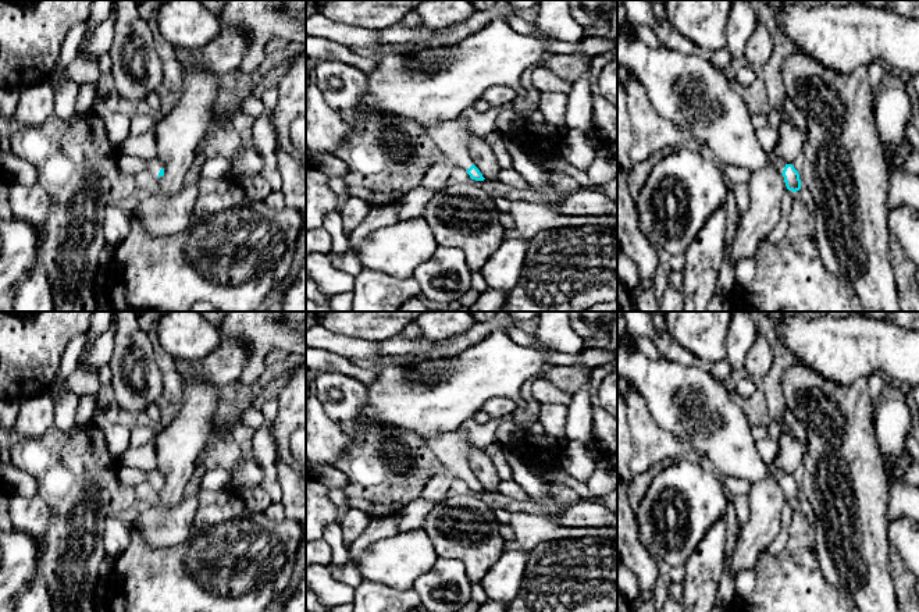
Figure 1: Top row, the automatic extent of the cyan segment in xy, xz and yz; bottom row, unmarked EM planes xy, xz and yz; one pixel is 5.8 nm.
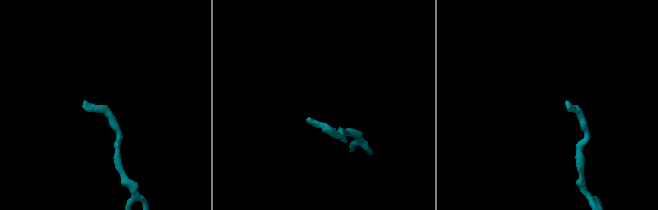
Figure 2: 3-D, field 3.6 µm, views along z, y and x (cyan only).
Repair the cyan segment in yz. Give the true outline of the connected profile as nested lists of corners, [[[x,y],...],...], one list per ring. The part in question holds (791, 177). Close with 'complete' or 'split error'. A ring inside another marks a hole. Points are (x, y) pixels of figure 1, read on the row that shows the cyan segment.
[[[624,21],[617,25],[617,65],[623,65],[628,74],[635,76],[645,89],[652,107],[660,117],[680,129],[687,131],[691,135],[692,146],[702,149],[720,166],[744,167],[751,172],[766,166],[773,166],[783,174],[788,191],[797,192],[801,189],[799,174],[794,166],[773,159],[761,146],[747,102],[731,88],[731,82],[727,79],[724,71],[717,70],[706,54],[684,54],[667,47],[651,47],[635,38],[631,32],[631,25],[628,21]]] | split error

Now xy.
[[[120,153],[120,170],[125,175],[136,175],[140,171],[150,171],[154,179],[164,175],[163,164],[157,157],[152,160],[139,159],[135,156]]] | split error

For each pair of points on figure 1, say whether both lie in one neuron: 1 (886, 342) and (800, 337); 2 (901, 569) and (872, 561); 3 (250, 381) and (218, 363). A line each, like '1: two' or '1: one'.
1: one
2: two
3: two

